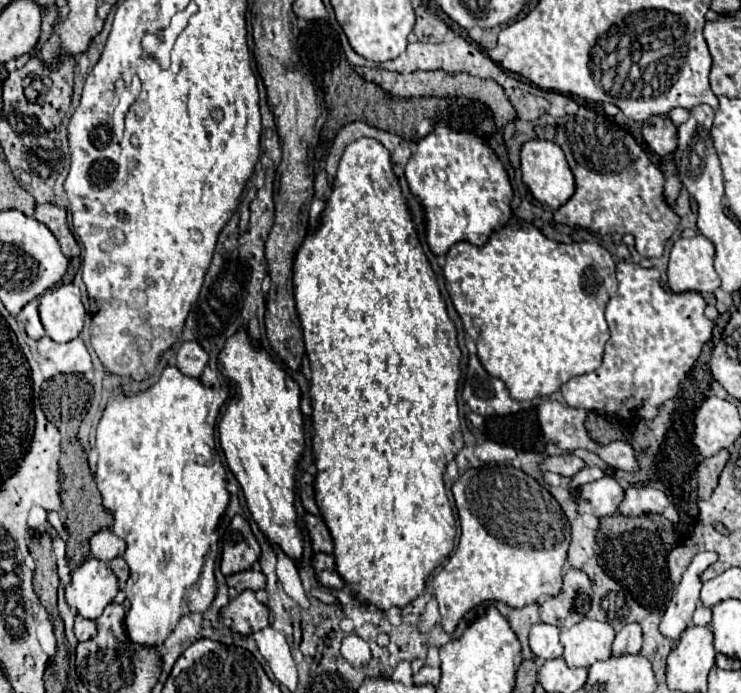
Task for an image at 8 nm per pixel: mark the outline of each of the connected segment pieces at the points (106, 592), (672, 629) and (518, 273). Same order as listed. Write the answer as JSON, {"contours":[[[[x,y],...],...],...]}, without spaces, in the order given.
{"contours":[[[[90,557],[72,573],[72,583],[66,585],[66,601],[78,611],[78,615],[98,619],[118,591],[118,577],[110,565],[102,559]]],[[[702,551],[694,555],[690,567],[684,571],[682,581],[678,583],[676,593],[670,599],[668,609],[662,617],[660,631],[664,637],[676,641],[680,633],[688,627],[688,623],[692,621],[692,613],[700,603],[700,589],[702,589],[700,575],[716,561],[718,561],[718,553],[714,551]]],[[[526,223],[524,227],[502,227],[500,231],[494,231],[488,239],[488,243],[484,247],[476,247],[476,245],[470,245],[466,241],[462,243],[456,243],[448,255],[446,255],[446,265],[444,265],[444,277],[446,277],[446,287],[448,287],[448,293],[452,297],[452,303],[464,323],[464,329],[466,333],[470,335],[470,339],[476,343],[476,349],[478,349],[478,359],[480,363],[484,365],[484,369],[504,381],[504,385],[508,387],[510,395],[516,399],[516,401],[530,401],[530,399],[536,399],[536,397],[546,397],[546,395],[552,395],[554,391],[558,391],[568,379],[576,377],[576,375],[584,375],[584,373],[590,373],[590,371],[596,371],[600,365],[602,365],[602,355],[604,355],[604,345],[606,341],[610,339],[610,329],[608,329],[608,323],[604,319],[604,311],[606,311],[606,305],[608,301],[614,297],[616,293],[616,287],[618,287],[618,281],[616,281],[616,263],[612,259],[612,255],[598,243],[590,243],[590,241],[580,241],[580,243],[570,243],[570,245],[564,245],[564,243],[558,243],[558,241],[550,241],[544,237],[544,233],[532,225],[532,223]]]]}

